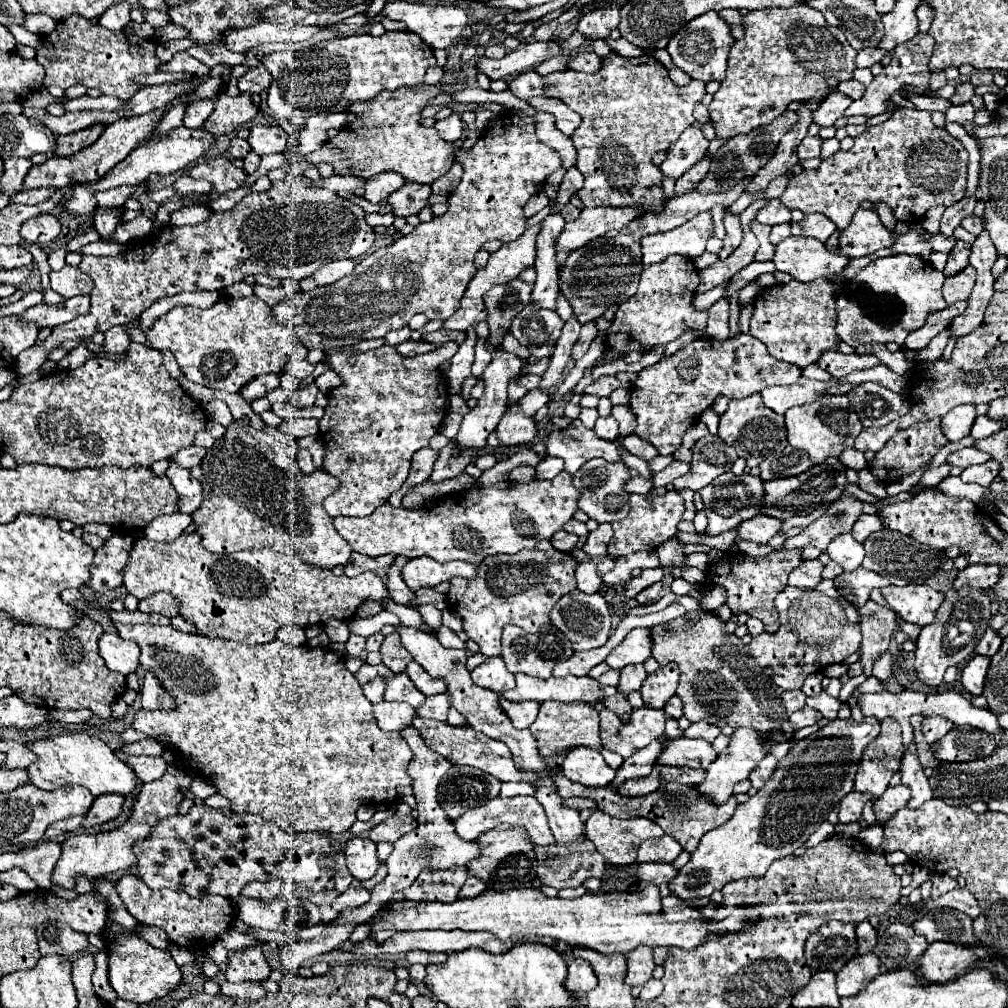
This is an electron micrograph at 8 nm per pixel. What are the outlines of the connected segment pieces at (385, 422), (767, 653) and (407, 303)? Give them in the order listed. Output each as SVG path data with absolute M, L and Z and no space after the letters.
M449 342L441 348L417 354L417 356L401 356L397 348L385 344L377 350L366 352L337 352L325 354L321 362L325 362L331 370L335 370L343 384L327 394L329 404L325 408L325 416L319 422L319 432L325 442L325 458L323 470L333 474L341 484L335 494L327 496L323 506L329 516L369 516L371 510L387 504L391 494L397 492L409 474L411 456L429 444L429 438L439 432L441 422L447 414L447 384L439 366L453 358L457 352L457 344Z
M821 580L813 590L795 590L787 586L779 592L775 608L781 618L779 630L775 634L755 636L749 648L751 656L779 688L797 690L803 686L805 676L821 672L829 664L837 664L859 650L859 610L839 598L831 580Z
M503 112L495 116L495 120L473 146L473 150L457 152L457 160L463 164L463 178L447 200L447 214L419 224L411 234L401 236L393 244L387 244L373 254L367 254L363 260L357 262L353 274L337 280L335 284L321 286L311 292L293 294L289 300L283 300L273 308L273 318L293 328L297 332L297 340L305 348L319 348L323 352L329 348L353 346L367 338L383 338L387 332L407 326L415 314L447 320L459 308L459 300L463 298L467 284L477 272L473 266L475 254L485 242L513 242L515 238L519 238L527 222L527 218L523 216L525 202L535 192L541 192L551 172L561 168L561 156L553 148L537 140L535 124L535 118L523 118L515 112Z

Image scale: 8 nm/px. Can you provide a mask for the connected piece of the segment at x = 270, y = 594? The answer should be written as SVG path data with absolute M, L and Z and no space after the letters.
M183 532L173 542L137 538L123 586L139 600L167 590L179 598L181 616L195 624L203 636L229 638L247 646L275 640L279 626L299 624L307 628L325 624L331 618L351 620L363 602L385 602L391 598L375 572L363 572L355 578L345 574L335 576L331 570L307 566L293 554L281 554L269 548L213 554L203 548L197 532Z

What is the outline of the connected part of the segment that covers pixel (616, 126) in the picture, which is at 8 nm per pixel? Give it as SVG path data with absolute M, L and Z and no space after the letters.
M611 50L601 58L601 68L595 74L583 72L553 72L543 78L545 96L557 96L571 110L581 116L581 126L573 136L577 148L577 170L585 176L585 186L581 190L581 202L587 208L593 206L643 206L647 212L655 212L665 204L665 194L661 188L661 170L653 166L651 156L659 150L667 150L679 134L693 124L693 108L701 102L705 94L705 84L691 80L687 86L675 86L669 78L667 68L651 54L641 54L637 58L627 58Z

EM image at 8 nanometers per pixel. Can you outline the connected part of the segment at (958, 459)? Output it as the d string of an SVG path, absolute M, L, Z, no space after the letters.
M963 448L959 452L953 452L947 462L953 466L975 466L975 464L983 464L991 460L991 456L987 452L981 452L977 448Z

